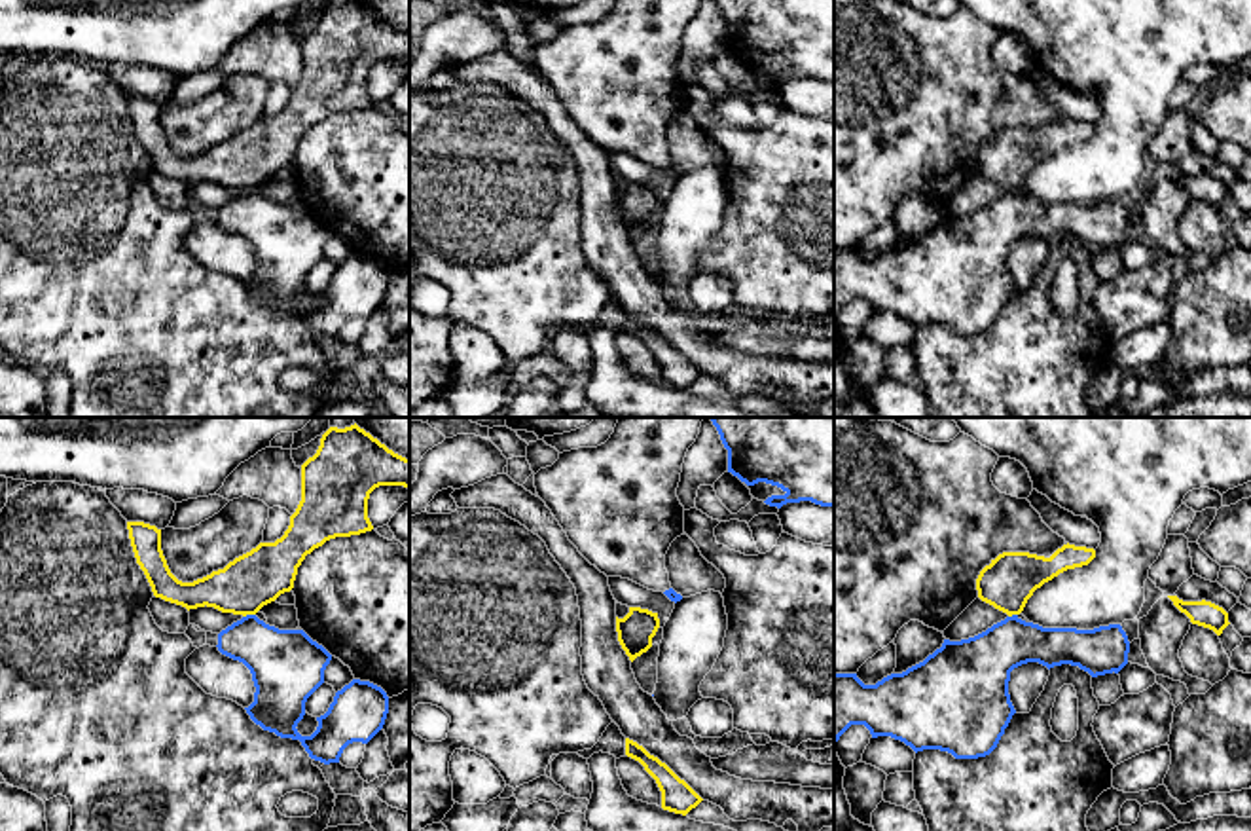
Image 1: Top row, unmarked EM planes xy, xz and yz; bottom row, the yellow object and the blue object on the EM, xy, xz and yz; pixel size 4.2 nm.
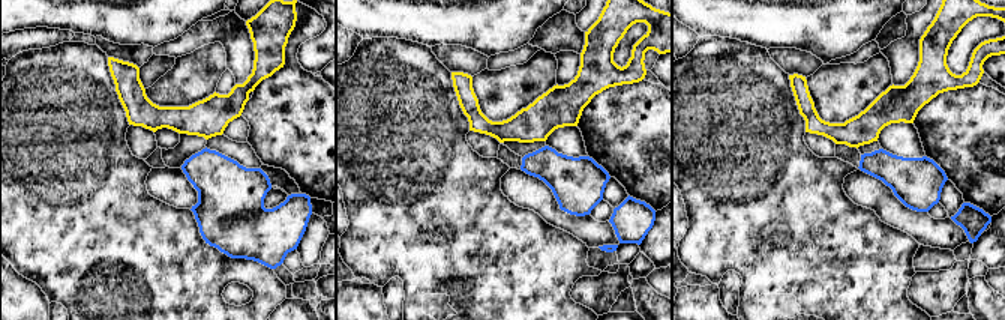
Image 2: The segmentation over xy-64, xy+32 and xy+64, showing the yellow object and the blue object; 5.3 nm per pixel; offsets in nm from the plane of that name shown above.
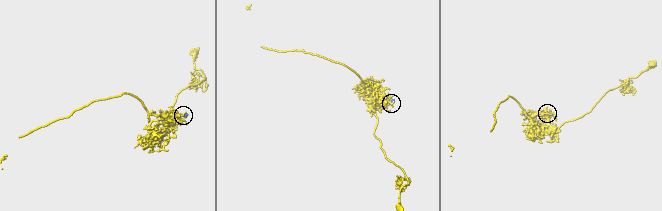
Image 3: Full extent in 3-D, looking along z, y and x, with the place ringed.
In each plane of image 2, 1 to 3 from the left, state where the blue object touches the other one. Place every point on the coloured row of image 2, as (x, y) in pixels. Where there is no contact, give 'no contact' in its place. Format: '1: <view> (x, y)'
1: no contact
2: no contact
3: no contact

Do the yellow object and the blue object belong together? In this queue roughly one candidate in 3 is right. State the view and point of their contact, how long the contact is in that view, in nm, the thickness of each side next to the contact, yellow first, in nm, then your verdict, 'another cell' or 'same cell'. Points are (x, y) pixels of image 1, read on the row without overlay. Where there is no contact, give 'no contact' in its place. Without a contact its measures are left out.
contact xy (249, 188); length 60 nm; calibres 240 and 280 nm; another cell

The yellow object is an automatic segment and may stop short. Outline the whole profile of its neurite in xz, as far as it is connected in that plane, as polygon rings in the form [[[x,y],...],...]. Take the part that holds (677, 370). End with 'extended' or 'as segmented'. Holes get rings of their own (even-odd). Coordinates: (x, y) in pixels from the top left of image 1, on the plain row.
[[[626,313],[626,330],[639,336],[644,345],[656,355],[662,366],[662,383],[686,391],[703,374],[680,355],[665,338],[650,330],[643,321]]] | as segmented

